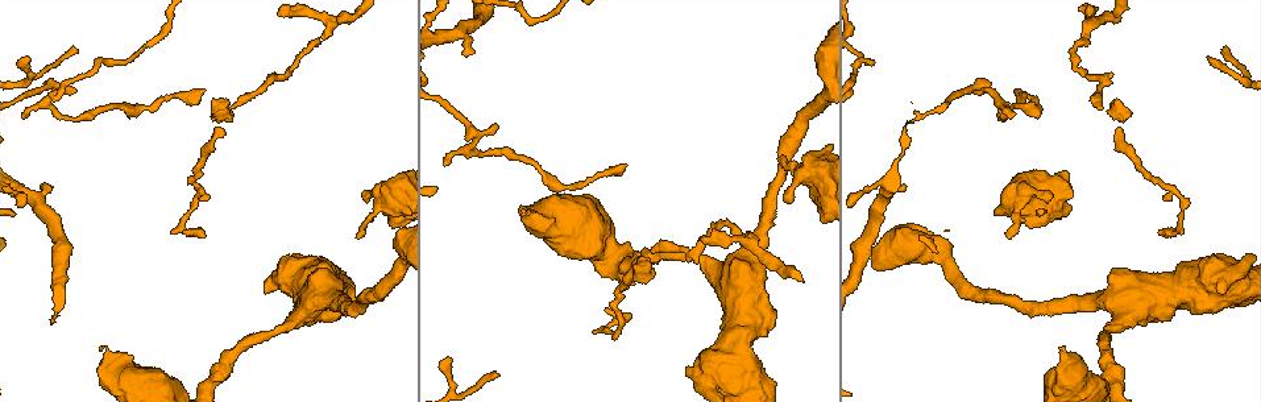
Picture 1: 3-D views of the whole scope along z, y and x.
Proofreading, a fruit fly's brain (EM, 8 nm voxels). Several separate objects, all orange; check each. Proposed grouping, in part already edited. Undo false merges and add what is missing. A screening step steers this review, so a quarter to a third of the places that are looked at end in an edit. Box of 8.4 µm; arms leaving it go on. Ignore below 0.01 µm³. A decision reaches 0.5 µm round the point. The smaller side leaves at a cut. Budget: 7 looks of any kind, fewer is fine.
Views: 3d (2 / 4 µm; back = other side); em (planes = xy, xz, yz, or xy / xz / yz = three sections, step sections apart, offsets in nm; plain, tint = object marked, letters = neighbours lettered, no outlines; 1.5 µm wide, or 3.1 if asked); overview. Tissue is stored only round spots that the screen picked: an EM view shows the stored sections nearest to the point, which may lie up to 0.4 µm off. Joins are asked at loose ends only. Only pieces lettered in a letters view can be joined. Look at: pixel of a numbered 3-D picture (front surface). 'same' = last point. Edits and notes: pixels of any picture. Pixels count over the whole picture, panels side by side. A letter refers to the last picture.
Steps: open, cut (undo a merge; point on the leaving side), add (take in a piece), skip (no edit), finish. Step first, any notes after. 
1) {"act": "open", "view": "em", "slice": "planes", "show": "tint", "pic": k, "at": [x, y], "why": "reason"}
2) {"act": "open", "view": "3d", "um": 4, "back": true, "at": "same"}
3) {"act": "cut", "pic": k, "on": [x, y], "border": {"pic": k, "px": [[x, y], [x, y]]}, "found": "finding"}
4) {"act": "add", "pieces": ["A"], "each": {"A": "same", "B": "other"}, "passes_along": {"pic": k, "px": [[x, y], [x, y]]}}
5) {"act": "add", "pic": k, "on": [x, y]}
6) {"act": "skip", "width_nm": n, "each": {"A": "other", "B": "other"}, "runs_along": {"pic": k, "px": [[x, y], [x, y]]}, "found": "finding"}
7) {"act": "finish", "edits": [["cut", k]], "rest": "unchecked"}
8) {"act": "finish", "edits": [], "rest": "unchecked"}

{"act": "open", "view": "em", "slice": "planes", "show": "letters", "pic": 1, "at": [230, 112], "why": "end of a long branch"}

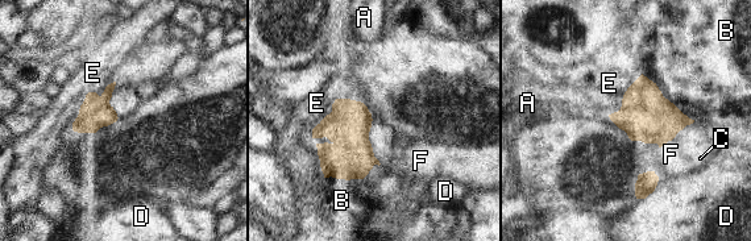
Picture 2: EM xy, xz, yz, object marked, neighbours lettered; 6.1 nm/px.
{"act": "skip", "width_nm": 190, "each": {"A": "other", "B": "other", "C": "other", "D": "other", "E": "other", "F": "other"}, "border": {"pic": 2, "px": [[113, 80], [86, 95], [71, 129]]}, "found": "no lettered piece goes on from it"}

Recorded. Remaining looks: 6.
{"act": "open", "view": "3d", "um": 4, "pic": 1, "at": [498, 373], "why": "tapers out"}

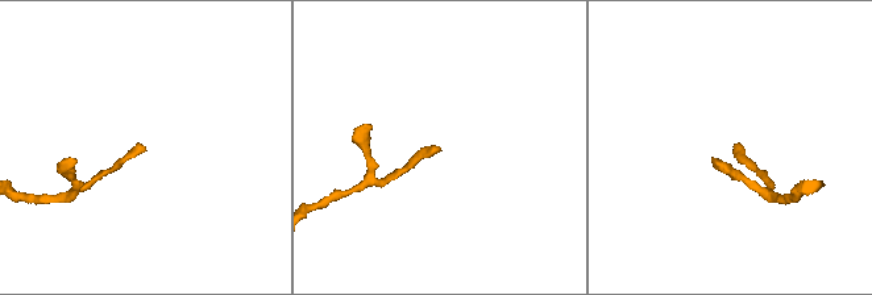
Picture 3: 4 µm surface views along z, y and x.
{"act": "open", "view": "em", "slice": "planes", "show": "letters", "pic": 3, "at": [436, 148]}

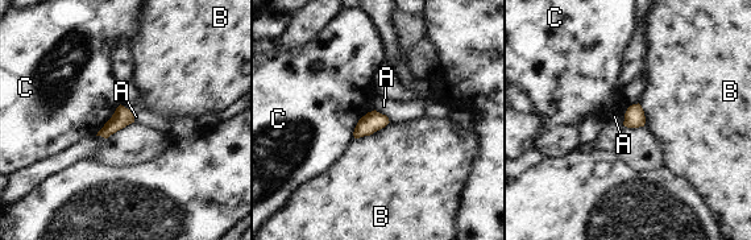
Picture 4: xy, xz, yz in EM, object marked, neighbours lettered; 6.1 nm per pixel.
{"act": "skip", "each": {"A": "other", "B": "other", "C": "other"}, "border": {"pic": 4, "px": [[374, 110], [389, 118]]}, "found": "none of them fits"}

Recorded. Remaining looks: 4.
{"act": "open", "view": "em", "slice": "xy", "step": 8, "show": "letters", "pic": 1, "at": [473, 52], "why": "branch stops here"}

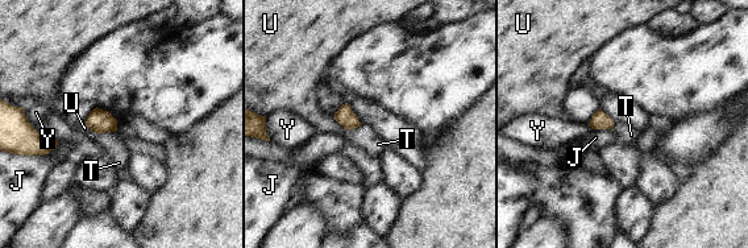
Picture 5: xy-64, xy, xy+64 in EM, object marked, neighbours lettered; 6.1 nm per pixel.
{"act": "open", "view": "em", "slice": "planes", "show": "letters", "at": "same", "why": "another direction"}

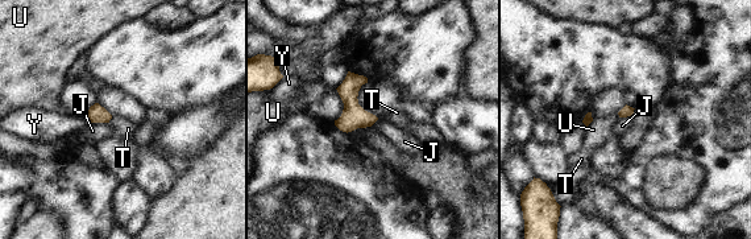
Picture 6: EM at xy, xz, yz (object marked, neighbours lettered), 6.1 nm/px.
{"act": "skip", "each": {"J": "other", "T": "other", "U": "other", "Y": "other"}, "border": {"pic": 6, "px": [[88, 122], [107, 123]]}, "found": "none of them fits"}

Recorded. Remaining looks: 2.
{"act": "finish", "edits": [], "rest": "unchecked"}

